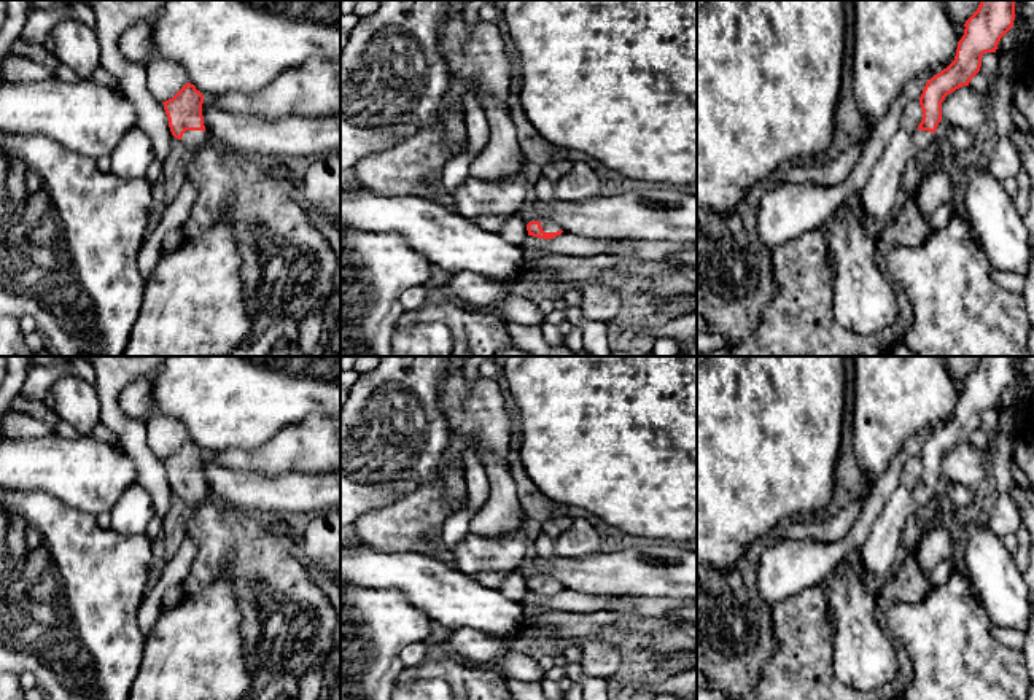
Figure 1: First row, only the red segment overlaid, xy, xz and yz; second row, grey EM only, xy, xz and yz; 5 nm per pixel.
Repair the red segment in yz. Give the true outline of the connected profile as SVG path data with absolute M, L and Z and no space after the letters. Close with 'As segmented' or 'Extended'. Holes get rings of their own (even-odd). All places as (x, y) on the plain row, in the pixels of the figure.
M980 356L977 368L966 377L964 391L958 398L954 417L934 431L924 442L919 453L923 466L923 476L915 488L905 488L899 485L889 496L881 514L877 517L867 541L859 549L862 576L889 578L902 555L902 530L905 522L912 515L921 515L924 506L935 495L935 487L942 477L942 458L953 447L969 442L970 436L980 428L982 412L985 409L996 409L1001 395L1012 385L1015 377L1015 358L1017 356Z. Extended

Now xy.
M186 439L172 455L162 458L170 488L189 509L210 501L205 493L202 472L204 452L194 441Z. Extended

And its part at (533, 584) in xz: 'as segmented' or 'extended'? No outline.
extended

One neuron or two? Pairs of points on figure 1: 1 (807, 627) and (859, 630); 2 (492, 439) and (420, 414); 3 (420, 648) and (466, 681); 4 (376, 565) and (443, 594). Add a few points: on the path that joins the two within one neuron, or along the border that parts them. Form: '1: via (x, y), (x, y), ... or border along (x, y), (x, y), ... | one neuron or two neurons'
1: border along (829, 602), (834, 667) | two neurons
2: border along (439, 387), (449, 428), (441, 460) | two neurons
3: border along (423, 661), (404, 668) | two neurons
4: via (392, 571), (412, 573), (427, 583) | one neuron

